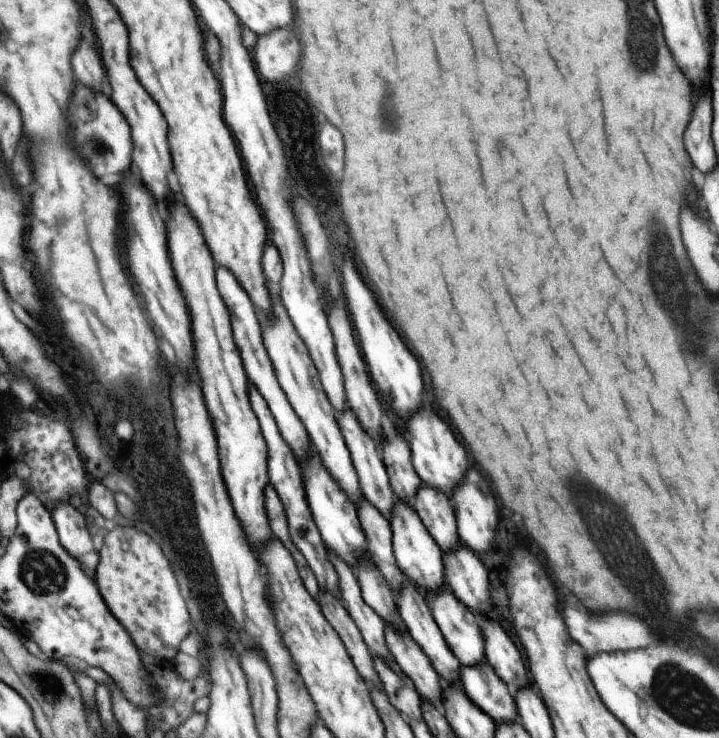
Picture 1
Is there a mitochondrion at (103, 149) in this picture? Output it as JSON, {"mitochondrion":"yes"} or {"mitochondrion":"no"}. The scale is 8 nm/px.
{"mitochondrion":"yes"}

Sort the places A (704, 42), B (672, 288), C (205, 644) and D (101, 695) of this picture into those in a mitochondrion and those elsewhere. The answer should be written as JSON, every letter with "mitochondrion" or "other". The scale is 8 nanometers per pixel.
{"A":"other","B":"mitochondrion","C":"other","D":"other"}

